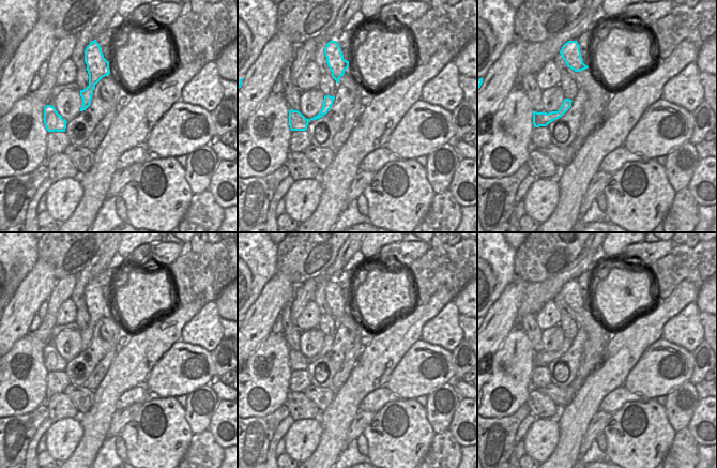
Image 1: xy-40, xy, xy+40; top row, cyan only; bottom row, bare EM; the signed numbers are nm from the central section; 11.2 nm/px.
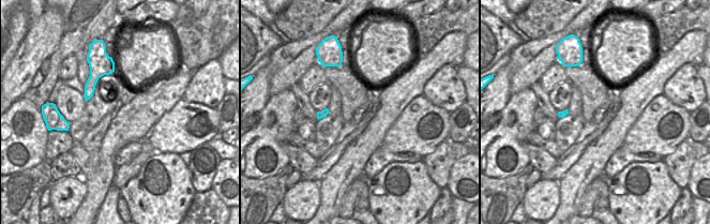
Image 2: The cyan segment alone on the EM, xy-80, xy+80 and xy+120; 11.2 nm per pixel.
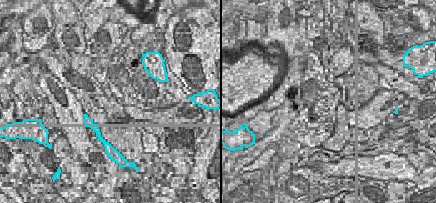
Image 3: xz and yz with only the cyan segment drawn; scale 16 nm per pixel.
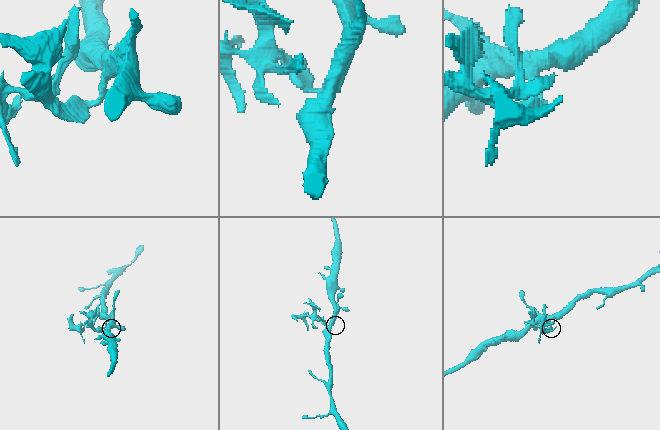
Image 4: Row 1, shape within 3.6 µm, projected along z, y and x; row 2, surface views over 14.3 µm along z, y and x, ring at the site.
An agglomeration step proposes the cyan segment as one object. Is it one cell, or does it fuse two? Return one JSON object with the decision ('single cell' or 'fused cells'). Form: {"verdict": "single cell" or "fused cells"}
{"verdict": "fused cells"}

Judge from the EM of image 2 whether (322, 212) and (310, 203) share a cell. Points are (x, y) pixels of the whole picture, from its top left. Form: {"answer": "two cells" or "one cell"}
{"answer": "two cells"}

